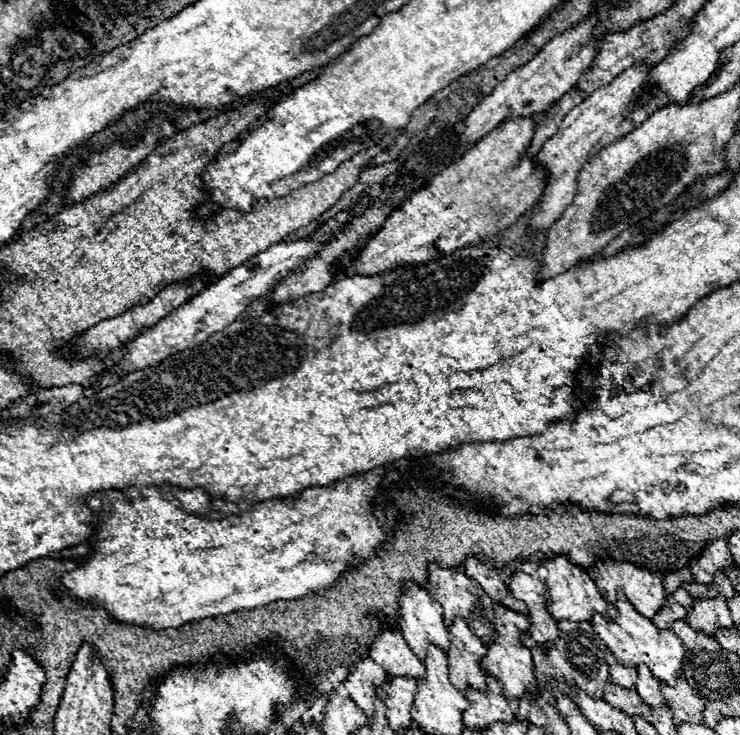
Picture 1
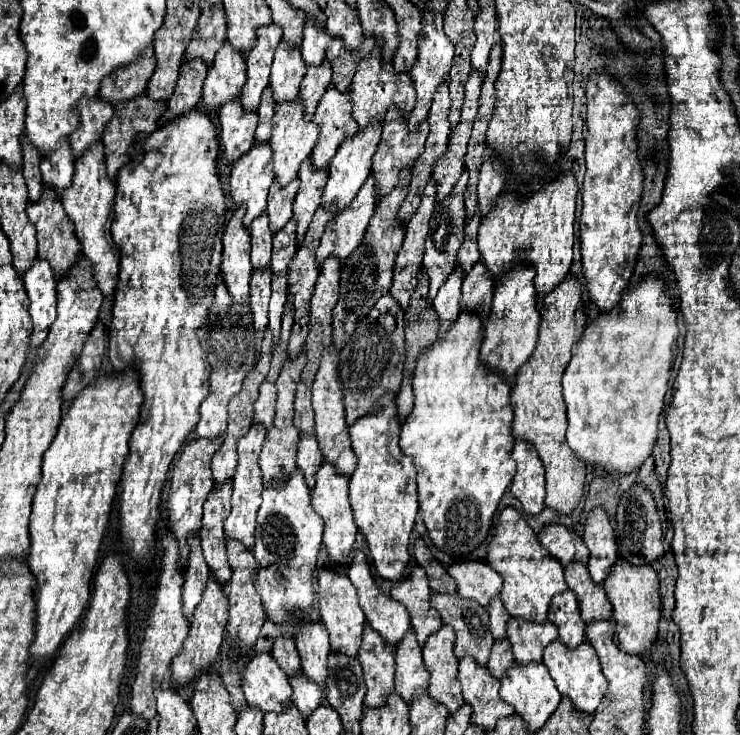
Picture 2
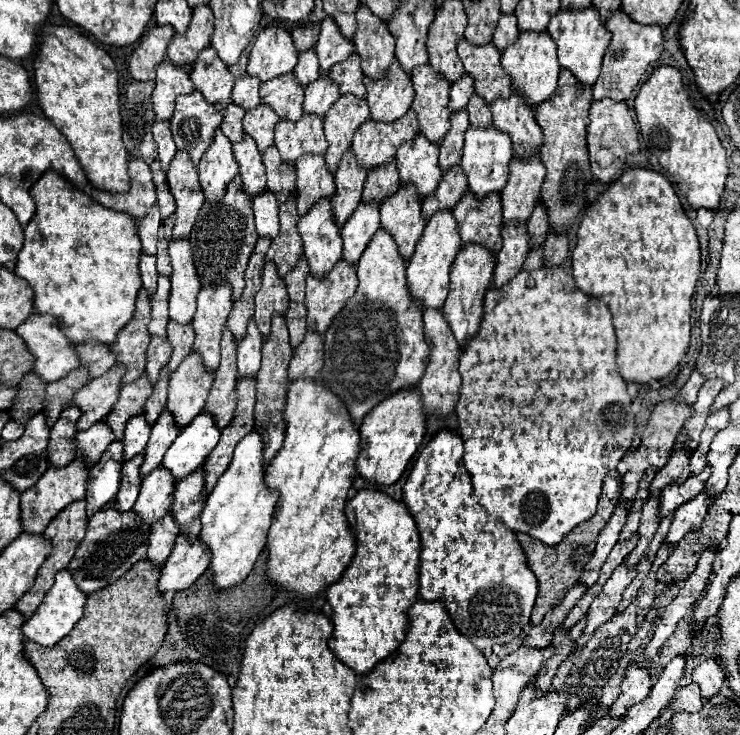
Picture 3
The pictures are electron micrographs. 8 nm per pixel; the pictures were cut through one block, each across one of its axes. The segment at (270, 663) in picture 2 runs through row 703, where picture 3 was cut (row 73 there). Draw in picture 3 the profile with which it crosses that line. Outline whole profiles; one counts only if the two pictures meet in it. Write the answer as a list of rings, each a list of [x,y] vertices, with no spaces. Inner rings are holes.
[[[270,26],[258,34],[248,56],[246,72],[266,82],[290,74],[296,66],[296,56],[290,32],[280,26]]]

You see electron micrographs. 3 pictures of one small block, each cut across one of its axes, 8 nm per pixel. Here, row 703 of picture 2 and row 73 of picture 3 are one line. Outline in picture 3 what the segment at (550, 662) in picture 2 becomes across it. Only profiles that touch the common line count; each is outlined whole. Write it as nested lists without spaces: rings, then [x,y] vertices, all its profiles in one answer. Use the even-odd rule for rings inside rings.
[[[588,6],[584,10],[560,10],[548,24],[548,34],[558,46],[558,62],[560,68],[570,70],[578,84],[582,86],[592,86],[594,80],[598,80],[600,68],[602,68],[602,58],[604,52],[610,44],[612,34],[606,30],[606,26],[600,22],[600,16],[596,8]]]

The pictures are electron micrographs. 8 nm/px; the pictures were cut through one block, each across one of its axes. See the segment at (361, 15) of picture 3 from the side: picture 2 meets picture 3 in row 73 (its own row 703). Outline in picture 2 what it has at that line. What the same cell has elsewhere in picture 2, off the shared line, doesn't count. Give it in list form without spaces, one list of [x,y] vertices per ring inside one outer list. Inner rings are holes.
[[[368,624],[364,628],[364,640],[358,650],[358,660],[362,664],[366,682],[366,708],[382,708],[388,694],[394,690],[394,650],[382,642],[380,634]]]

